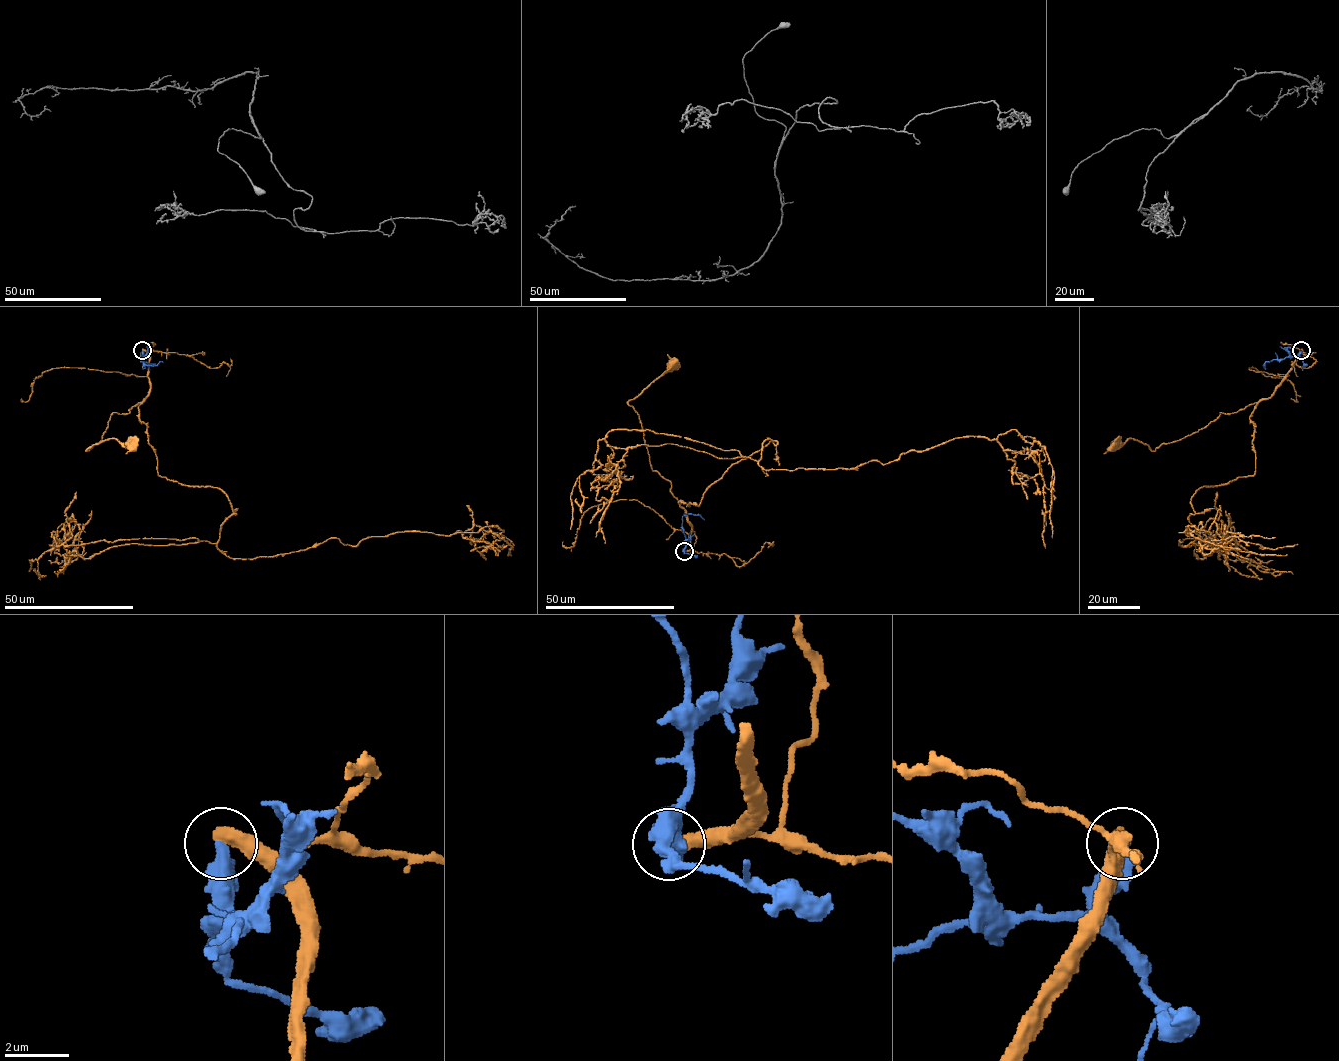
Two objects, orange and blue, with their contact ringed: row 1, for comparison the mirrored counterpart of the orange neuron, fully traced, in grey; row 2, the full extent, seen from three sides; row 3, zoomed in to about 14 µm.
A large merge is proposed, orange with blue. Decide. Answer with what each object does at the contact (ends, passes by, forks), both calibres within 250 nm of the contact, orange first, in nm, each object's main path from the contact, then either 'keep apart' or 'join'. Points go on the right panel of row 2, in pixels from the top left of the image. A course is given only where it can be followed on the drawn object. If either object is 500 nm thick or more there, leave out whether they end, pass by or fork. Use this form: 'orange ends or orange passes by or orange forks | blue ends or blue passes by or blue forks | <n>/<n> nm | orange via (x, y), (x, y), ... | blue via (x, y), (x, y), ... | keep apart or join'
orange ends | blue ends | 460/480 nm | orange via (1301, 350), (1267, 398), (1220, 413), (1197, 431), (1153, 451), (1132, 439), (1115, 445) | blue via (1301, 350), (1297, 356), (1269, 362) | keep apart

